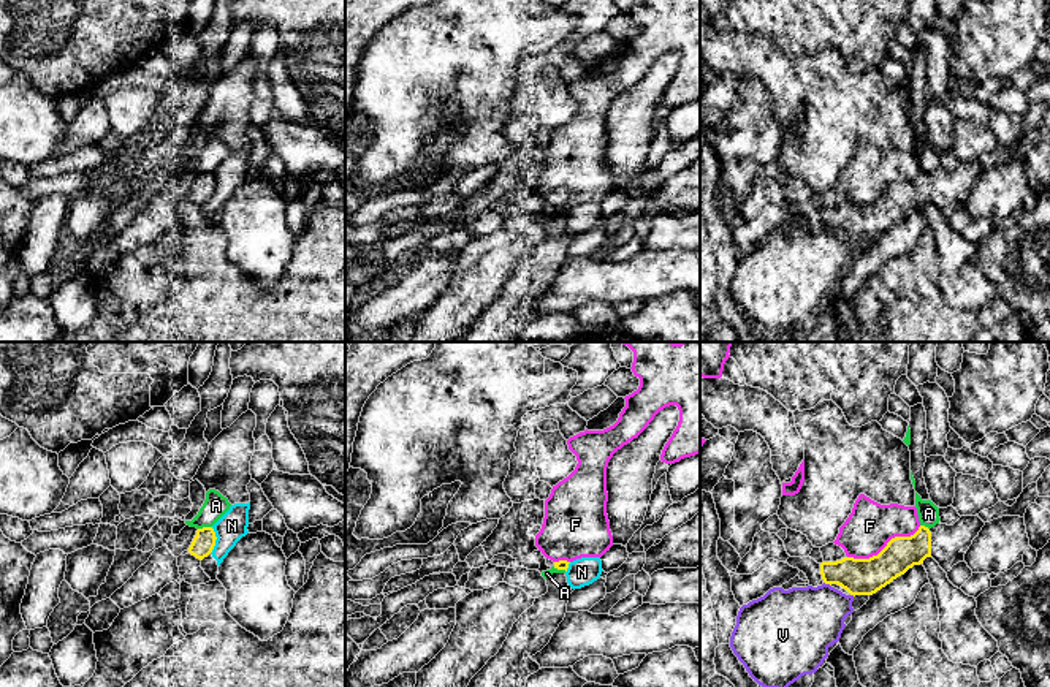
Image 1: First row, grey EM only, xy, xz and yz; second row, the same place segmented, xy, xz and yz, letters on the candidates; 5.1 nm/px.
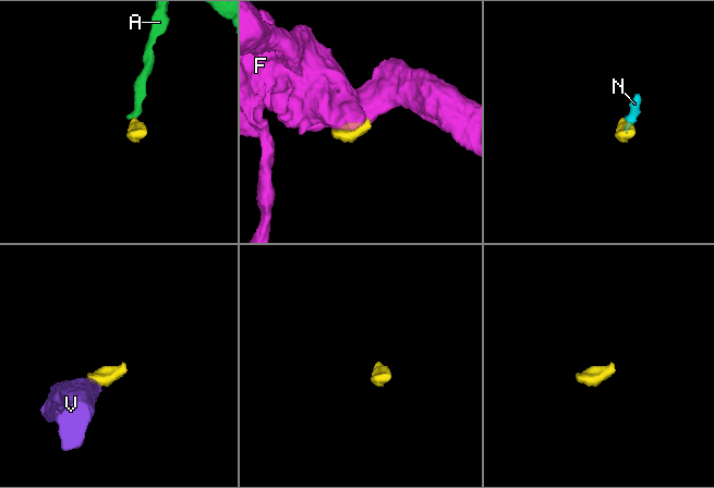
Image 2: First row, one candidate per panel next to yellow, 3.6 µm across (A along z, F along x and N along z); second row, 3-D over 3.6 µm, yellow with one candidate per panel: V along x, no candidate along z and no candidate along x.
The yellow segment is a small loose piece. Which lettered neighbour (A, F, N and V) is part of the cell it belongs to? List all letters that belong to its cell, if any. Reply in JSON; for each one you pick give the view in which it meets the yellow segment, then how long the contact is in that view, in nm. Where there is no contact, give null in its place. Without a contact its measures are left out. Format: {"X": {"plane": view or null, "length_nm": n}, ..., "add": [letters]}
{"add": []}

